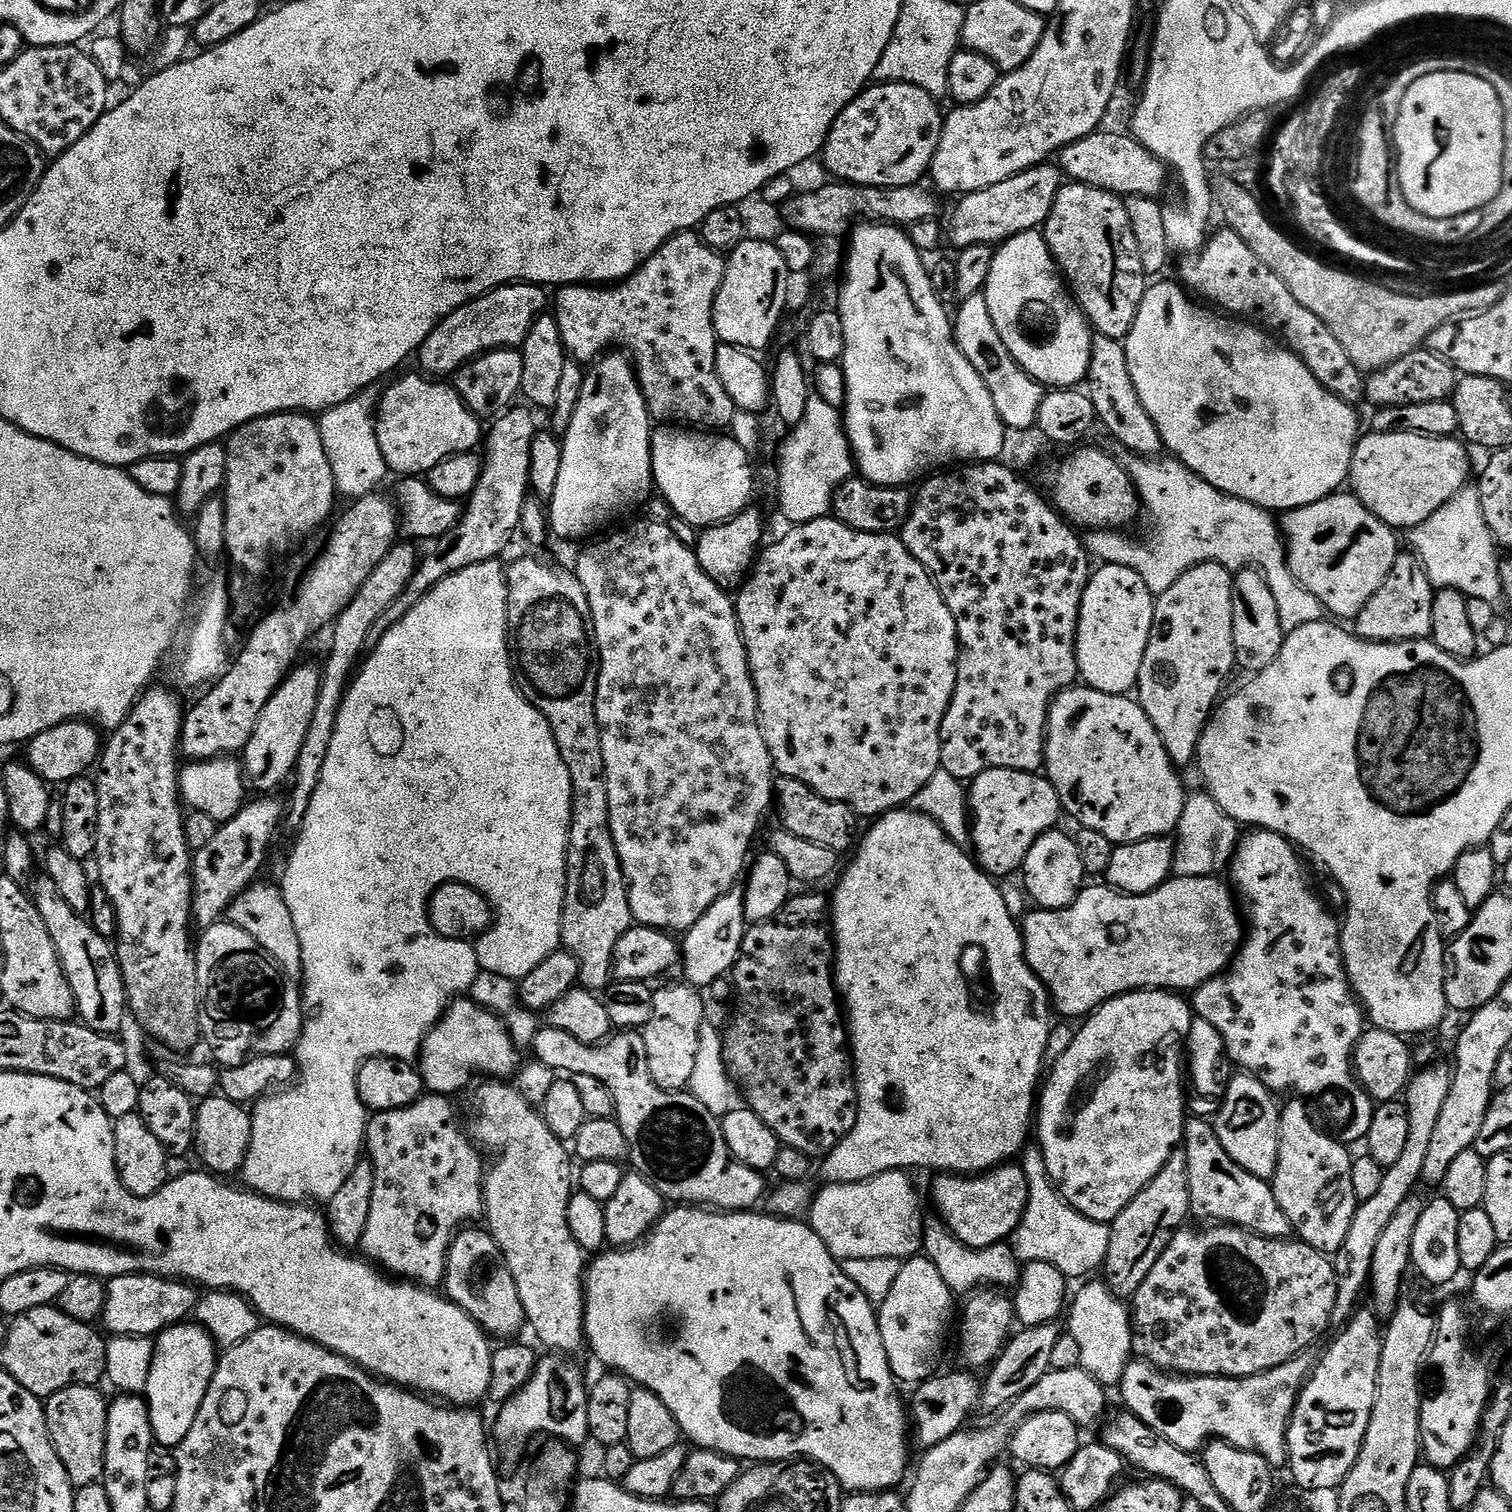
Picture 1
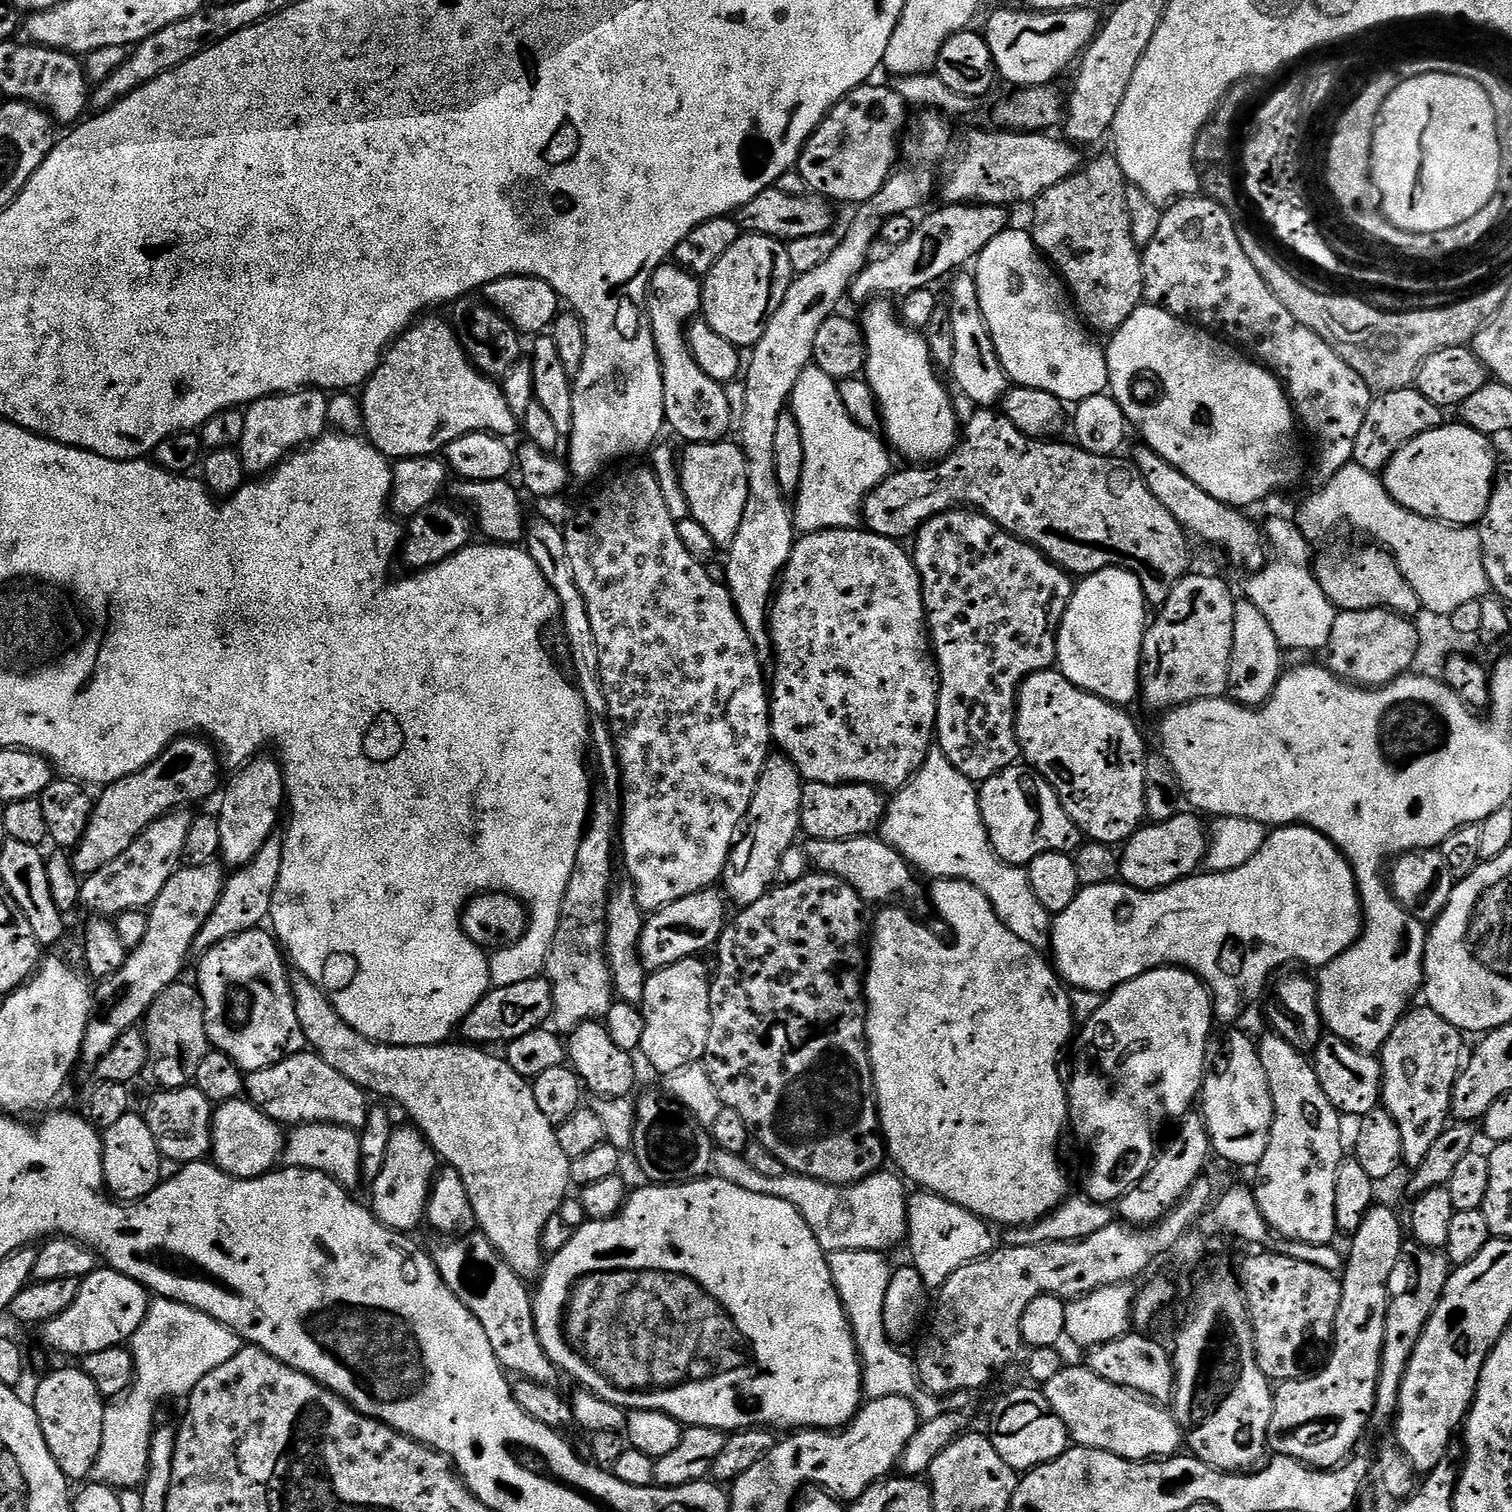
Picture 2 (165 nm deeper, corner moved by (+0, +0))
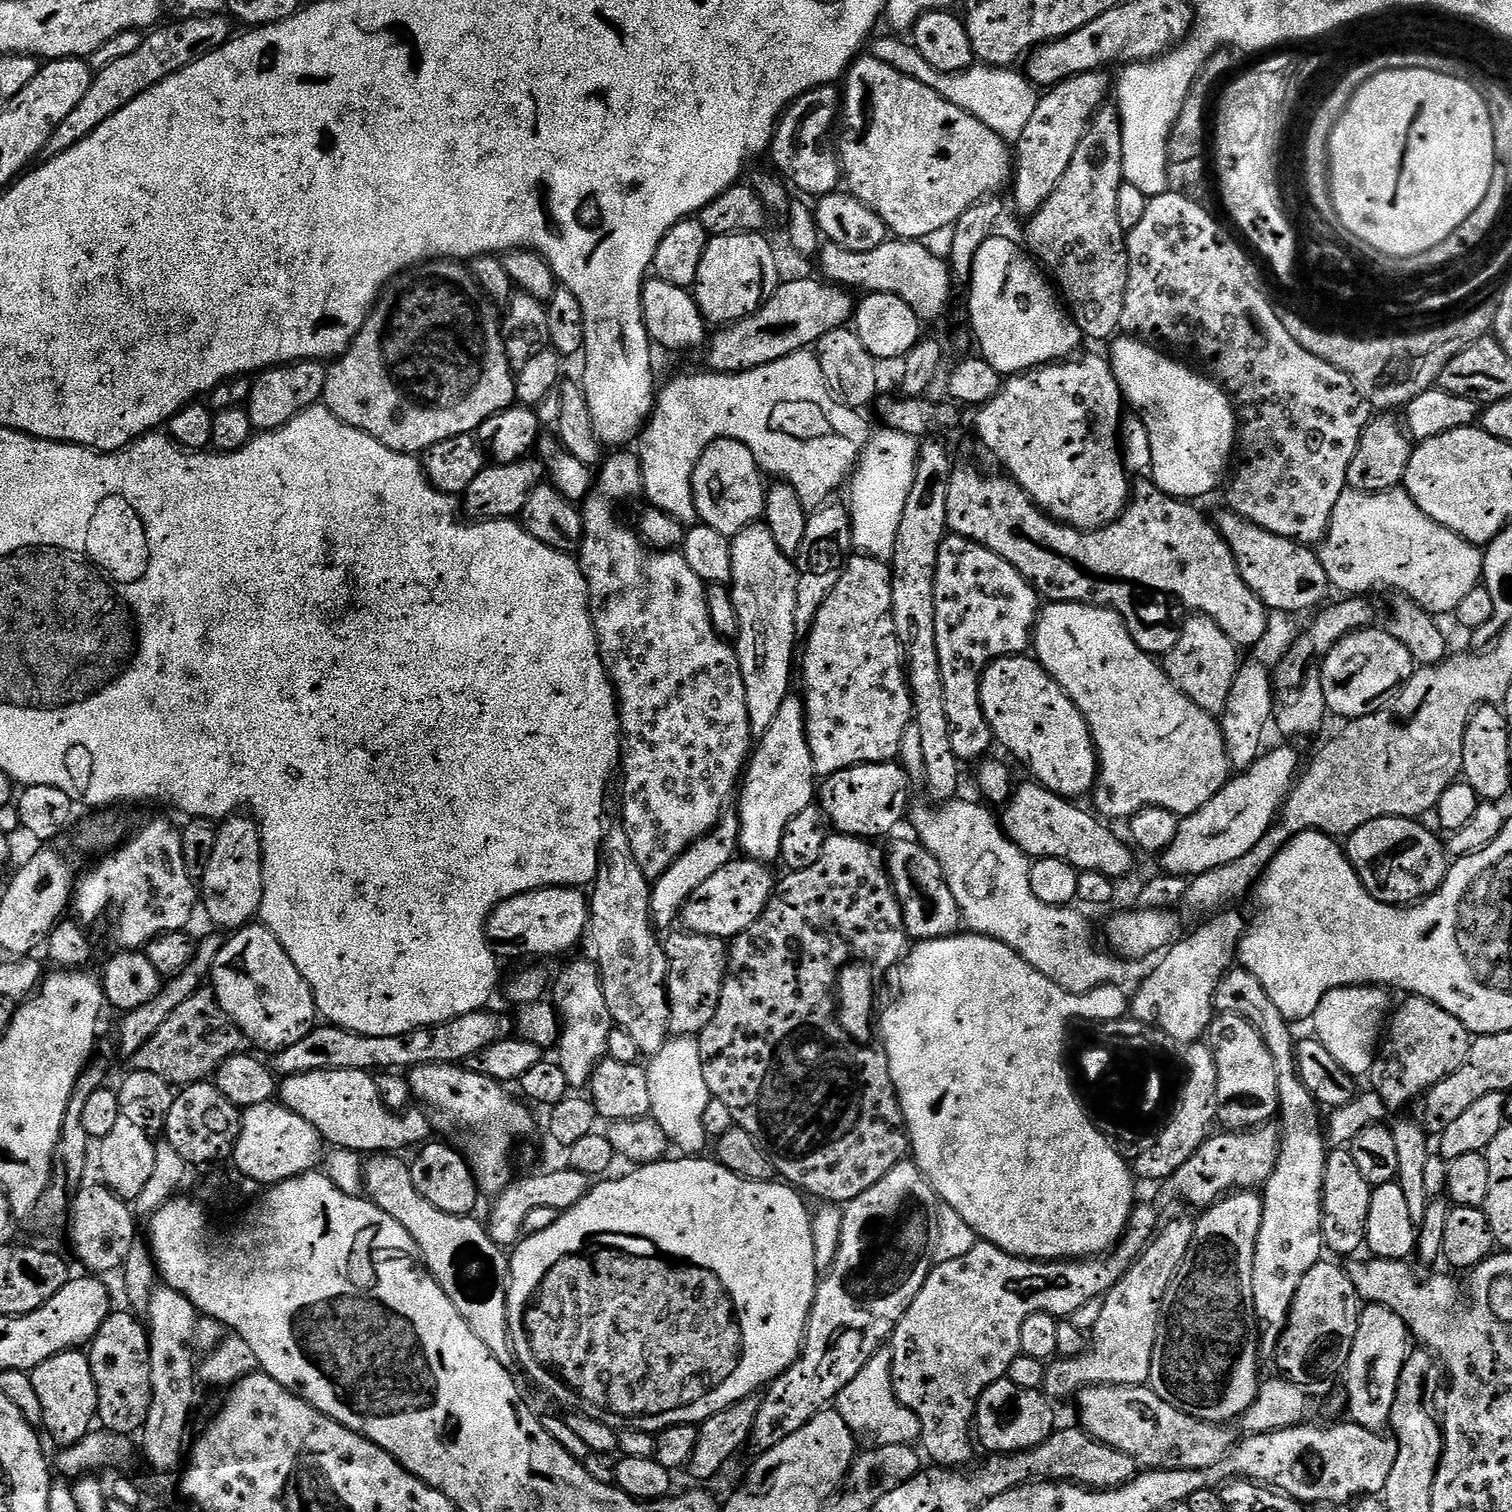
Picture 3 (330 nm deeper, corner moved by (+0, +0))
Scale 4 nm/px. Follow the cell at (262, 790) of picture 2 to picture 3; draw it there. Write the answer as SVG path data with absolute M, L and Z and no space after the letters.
M233 814L217 827L214 854L210 866L202 877L202 912L205 912L220 928L239 930L257 919L264 897L264 851L260 841L260 827L251 815Z

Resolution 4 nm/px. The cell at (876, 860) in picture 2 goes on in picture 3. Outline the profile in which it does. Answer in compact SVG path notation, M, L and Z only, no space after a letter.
M915 839L895 840L886 848L888 876L904 912L905 930L909 937L919 942L957 935L962 928L960 907L958 902L954 902L954 894L950 894L950 886L942 874L942 866L938 866L934 854L926 851L923 844Z

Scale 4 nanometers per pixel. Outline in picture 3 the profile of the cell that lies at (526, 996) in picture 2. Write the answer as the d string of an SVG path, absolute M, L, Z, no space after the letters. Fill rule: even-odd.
M489 1010L462 1014L445 1024L422 1026L406 1034L390 1034L390 1038L370 1038L347 1032L335 1026L317 1026L306 1038L286 1046L271 1057L270 1067L277 1077L306 1074L314 1070L411 1070L431 1064L460 1064L478 1050L486 1050L495 1040L501 1039L500 1024ZM324 1027L324 1028L323 1028ZM404 1068L404 1069L400 1069Z

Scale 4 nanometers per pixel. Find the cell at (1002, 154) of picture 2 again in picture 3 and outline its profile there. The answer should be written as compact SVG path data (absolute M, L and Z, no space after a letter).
M864 54L853 63L846 74L848 89L844 92L844 102L848 110L848 133L844 136L844 141L839 141L838 152L844 165L844 176L846 188L851 195L857 196L859 200L879 213L887 222L889 231L893 237L901 240L927 241L927 236L932 236L935 232L951 229L962 214L966 214L975 204L980 203L985 198L995 197L1000 194L1004 187L1009 187L1008 179L1014 176L1014 152L1008 141L998 135L990 126L986 126L978 118L967 113L966 110L959 109L952 105L944 97L930 88L922 86L914 78L894 70L894 66L886 66L886 62L878 62L870 54Z

